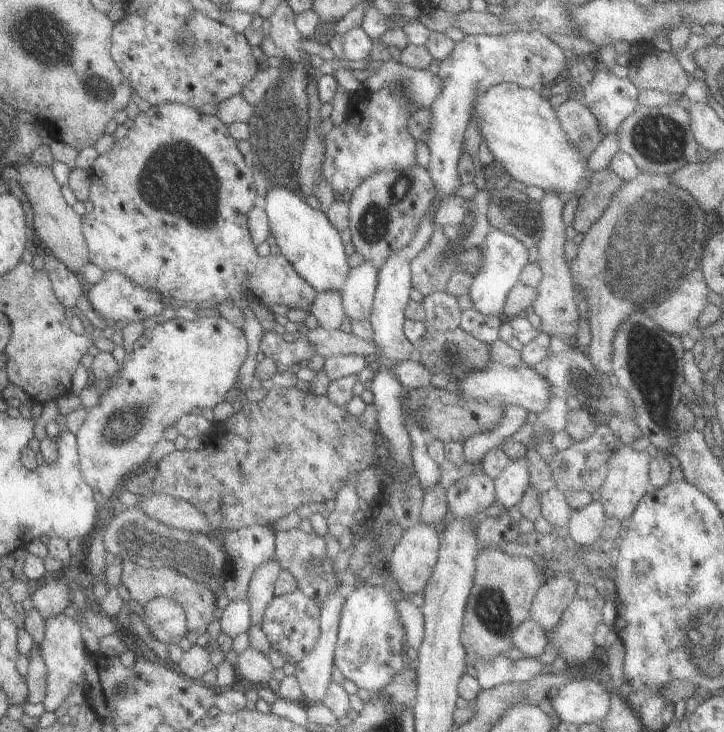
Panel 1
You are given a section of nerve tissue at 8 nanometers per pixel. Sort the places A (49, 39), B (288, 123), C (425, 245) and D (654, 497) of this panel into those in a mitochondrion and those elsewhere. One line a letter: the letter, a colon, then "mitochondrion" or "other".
A: mitochondrion
B: mitochondrion
C: other
D: other

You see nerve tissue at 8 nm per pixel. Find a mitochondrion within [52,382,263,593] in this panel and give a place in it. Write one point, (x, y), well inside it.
(122, 425)

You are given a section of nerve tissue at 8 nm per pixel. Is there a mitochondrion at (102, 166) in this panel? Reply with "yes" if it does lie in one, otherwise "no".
no

